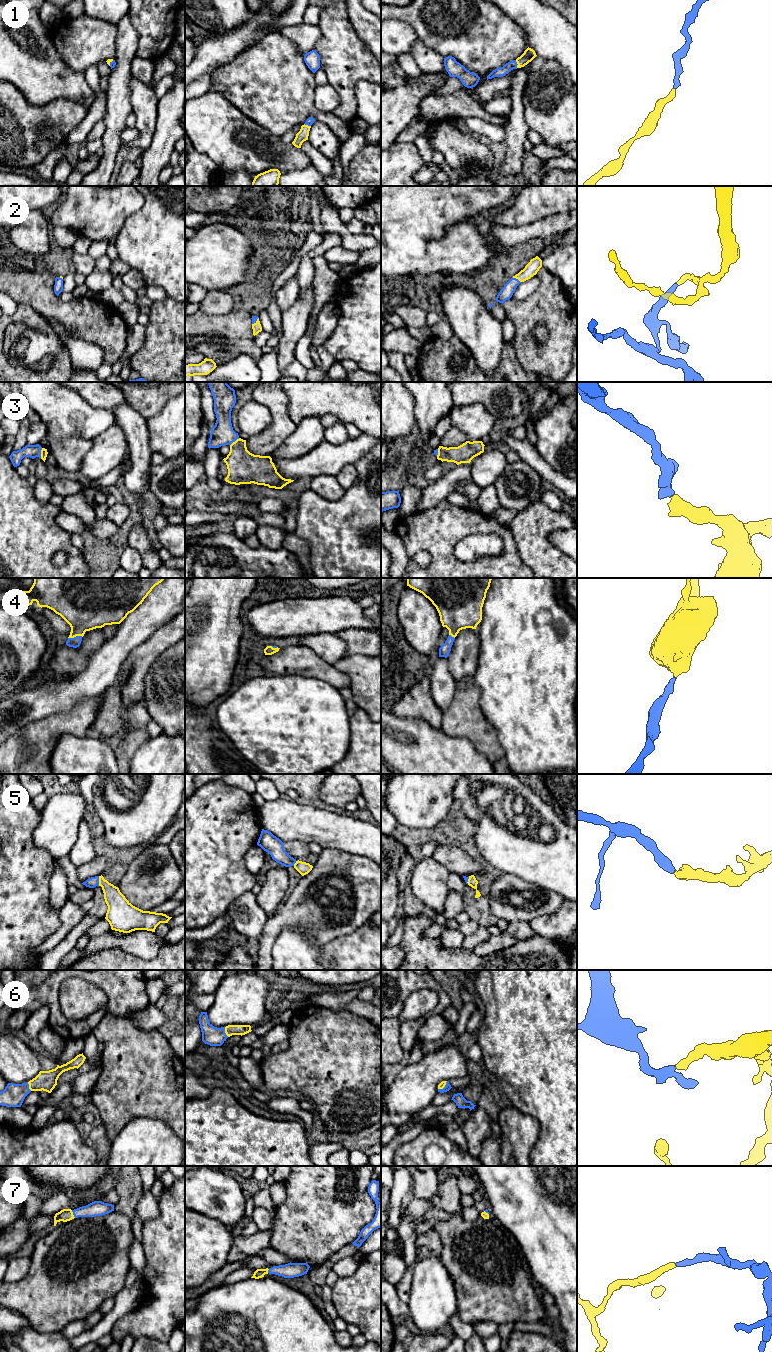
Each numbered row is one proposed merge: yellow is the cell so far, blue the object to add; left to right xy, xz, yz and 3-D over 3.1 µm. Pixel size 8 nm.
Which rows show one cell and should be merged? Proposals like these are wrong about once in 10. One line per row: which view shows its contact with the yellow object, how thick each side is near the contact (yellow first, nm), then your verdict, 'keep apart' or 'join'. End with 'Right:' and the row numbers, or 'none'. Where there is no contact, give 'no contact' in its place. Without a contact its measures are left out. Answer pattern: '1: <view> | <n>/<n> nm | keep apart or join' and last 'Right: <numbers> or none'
1: yz | 100/80 nm | join
2: yz | 110/100 nm | join
3: xy | 50/110 nm | join
4: xy | 380/90 nm | join
5: xy | 170/90 nm | join
6: xz | 90/160 nm | join
7: xy | 100/130 nm | join
Right: 1, 2, 3, 4, 5, 6, 7

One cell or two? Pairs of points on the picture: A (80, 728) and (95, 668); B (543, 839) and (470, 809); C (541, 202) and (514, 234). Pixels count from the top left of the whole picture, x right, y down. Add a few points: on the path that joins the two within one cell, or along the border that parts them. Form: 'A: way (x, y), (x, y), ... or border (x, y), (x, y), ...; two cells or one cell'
A: border (102, 692), (94, 696), (84, 696), (69, 710); two cells
B: way (525, 839), (500, 839), (488, 827); one cell
C: border (545, 218), (516, 226), (498, 224); two cells

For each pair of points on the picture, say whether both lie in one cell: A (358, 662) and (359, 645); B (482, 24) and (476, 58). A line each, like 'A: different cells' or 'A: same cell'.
A: different cells
B: same cell

